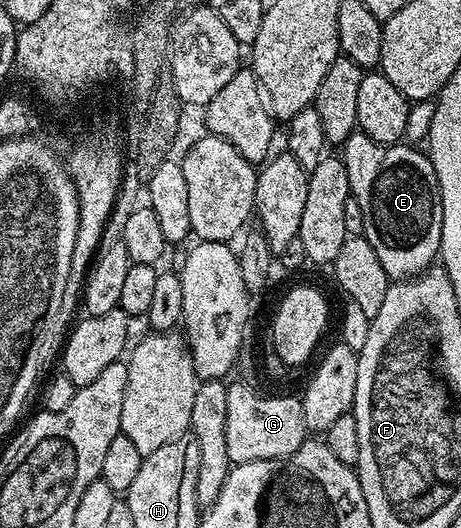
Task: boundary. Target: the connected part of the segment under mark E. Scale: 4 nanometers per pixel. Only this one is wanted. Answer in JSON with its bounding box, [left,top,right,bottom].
[341,131,442,282]

